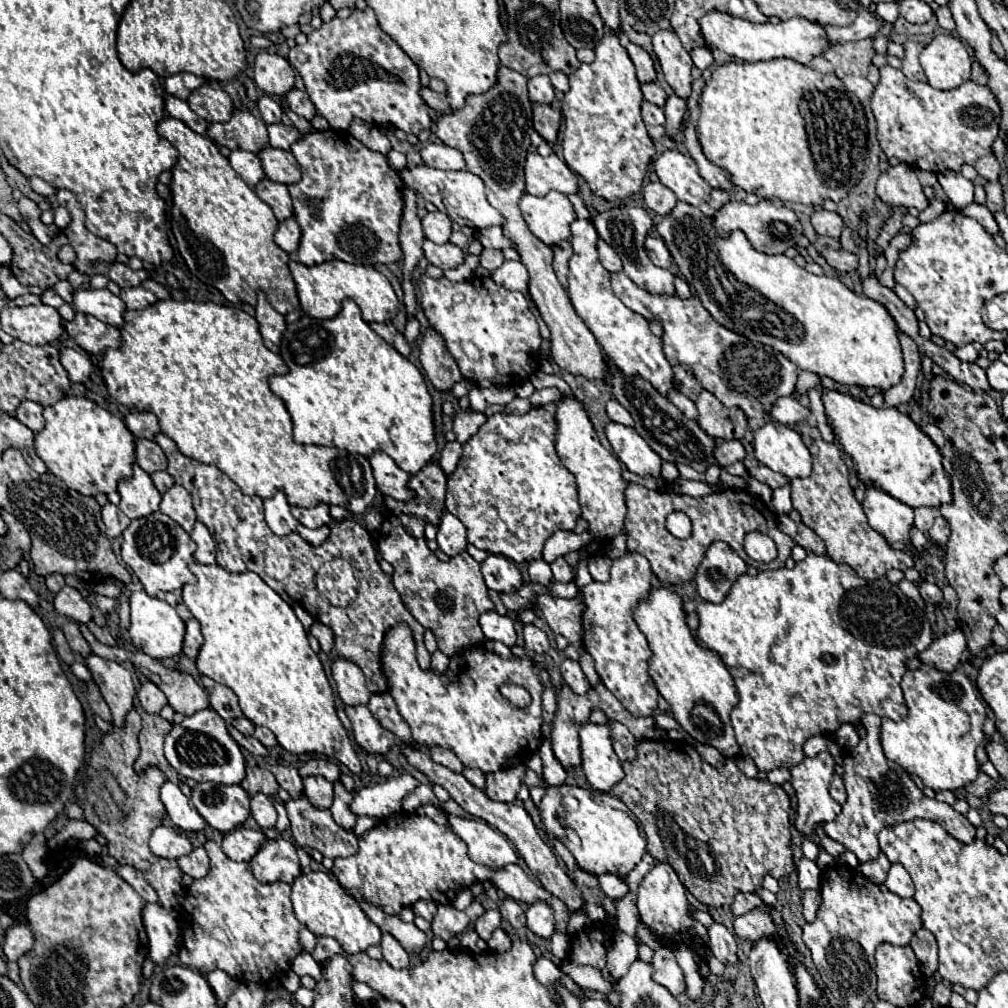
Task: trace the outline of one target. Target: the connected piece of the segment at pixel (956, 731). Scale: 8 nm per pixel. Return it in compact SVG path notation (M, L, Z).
M923 663L919 669L903 675L901 689L907 705L907 717L899 723L883 719L881 745L885 757L899 763L907 773L921 777L921 781L933 791L955 791L975 781L979 773L975 749L985 739L985 705L977 687L959 671L945 673Z

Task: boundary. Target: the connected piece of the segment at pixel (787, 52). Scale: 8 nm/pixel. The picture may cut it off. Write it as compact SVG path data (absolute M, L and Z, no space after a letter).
M711 11L705 17L701 17L701 35L713 49L721 49L735 59L743 61L771 61L775 57L789 57L801 65L811 65L815 57L821 57L825 49L831 47L829 37L825 33L825 27L821 23L809 21L805 17L793 17L789 21L781 21L777 25L773 23L751 23L727 13Z

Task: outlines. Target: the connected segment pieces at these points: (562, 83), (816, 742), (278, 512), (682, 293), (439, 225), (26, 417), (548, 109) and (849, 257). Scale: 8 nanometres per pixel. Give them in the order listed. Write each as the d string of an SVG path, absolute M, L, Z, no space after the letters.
M555 71L549 75L549 78L555 89L558 89L564 93L569 90L569 79L564 73Z
M817 735L817 737L811 737L811 739L807 739L805 741L805 745L803 745L803 751L805 751L805 755L807 757L815 757L817 753L821 753L821 751L829 751L831 755L835 755L835 757L839 757L841 755L841 749L839 749L839 745L837 743L831 743L829 739L825 739L823 735Z
M277 491L271 499L265 499L265 521L275 535L289 535L297 527L297 519L289 511L285 493Z
M674 272L676 294L682 299L689 299L692 297L688 283L677 273Z
M435 211L435 213L427 213L421 219L423 225L423 233L429 241L433 243L447 243L449 235L451 235L451 221L445 213Z
M23 401L17 411L15 411L15 417L27 425L33 433L41 431L45 427L45 419L43 419L43 407L39 403L33 403L33 401Z
M533 103L533 125L537 129L537 133L549 143L553 145L557 139L557 131L559 131L559 123L561 123L561 111L551 107L551 105L541 105L541 103Z
M819 249L821 251L821 255L827 259L827 263L831 265L831 267L835 267L837 271L847 271L847 273L853 273L853 271L857 271L857 267L859 267L859 257L855 255L855 253L849 253L849 251L845 251L845 249L837 249L837 251L833 251L833 249Z

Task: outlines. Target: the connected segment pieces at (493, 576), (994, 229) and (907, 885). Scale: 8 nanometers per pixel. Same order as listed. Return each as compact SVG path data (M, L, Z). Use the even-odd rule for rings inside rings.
M489 555L481 563L481 571L483 571L487 587L499 593L509 593L523 585L517 565L503 555Z
M971 203L971 205L967 205L965 209L961 209L961 213L965 215L965 217L971 217L971 219L975 219L975 221L979 221L991 235L995 235L995 233L999 233L999 227L997 227L997 221L995 221L995 217L993 217L993 213L985 207L985 205L977 205L977 203Z
M893 863L891 869L889 869L889 875L885 879L885 887L899 895L899 897L913 897L915 893L915 887L913 887L913 881L909 877L909 873L905 871L905 867L901 863Z

